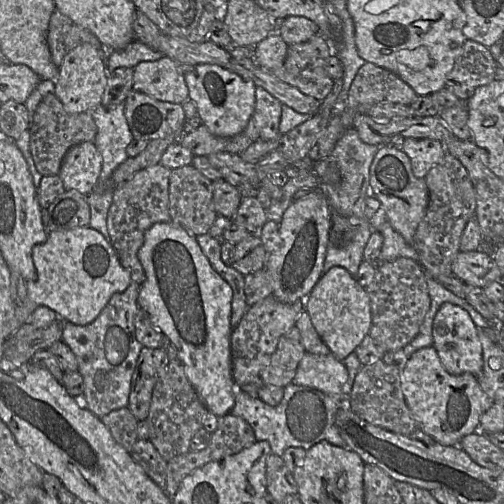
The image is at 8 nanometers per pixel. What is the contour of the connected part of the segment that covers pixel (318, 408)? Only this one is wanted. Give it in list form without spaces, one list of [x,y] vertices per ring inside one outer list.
[[[355,351],[342,360],[342,362],[348,370],[348,379],[343,385],[342,393],[340,395],[330,395],[320,390],[291,382],[283,388],[283,398],[281,402],[276,406],[271,406],[263,402],[257,396],[258,389],[263,384],[262,380],[259,380],[256,383],[250,383],[241,388],[237,388],[237,391],[235,392],[235,404],[229,414],[241,417],[247,421],[254,431],[256,440],[269,442],[271,452],[278,456],[282,456],[285,450],[289,447],[303,447],[307,450],[322,440],[326,440],[335,446],[348,449],[347,444],[342,439],[335,424],[335,414],[343,405],[347,405],[354,379],[361,369],[362,364]]]

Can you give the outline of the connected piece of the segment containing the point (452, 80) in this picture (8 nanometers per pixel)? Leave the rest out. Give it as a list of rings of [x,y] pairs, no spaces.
[[[466,39],[445,87],[461,100],[467,101],[476,88],[491,83],[496,77],[496,61],[488,47]]]

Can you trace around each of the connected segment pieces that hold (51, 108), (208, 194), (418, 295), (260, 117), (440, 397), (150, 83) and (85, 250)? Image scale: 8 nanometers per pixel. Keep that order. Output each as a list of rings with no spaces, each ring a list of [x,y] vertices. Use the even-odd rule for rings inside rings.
[[[54,93],[47,94],[34,113],[30,131],[30,151],[36,169],[42,176],[58,175],[68,151],[77,144],[93,142],[97,135],[97,125],[90,113],[68,113]]]
[[[192,165],[171,170],[169,177],[169,212],[171,221],[192,235],[209,234],[218,214],[213,202],[213,182]]]
[[[410,258],[381,262],[366,291],[372,311],[369,335],[386,352],[403,349],[419,333],[431,305],[424,268],[419,261]]]
[[[256,87],[255,111],[244,130],[251,141],[280,140],[279,131],[282,103],[262,87]]]
[[[434,346],[424,347],[415,351],[408,358],[404,369],[401,371],[400,380],[401,389],[412,417],[424,433],[433,437],[439,443],[446,446],[458,446],[460,440],[465,435],[473,432],[483,434],[479,430],[479,418],[491,407],[493,399],[489,398],[481,390],[476,376],[471,373],[449,374],[444,369]]]
[[[164,56],[157,61],[141,62],[134,68],[133,90],[152,98],[173,104],[182,104],[189,98],[180,62]]]
[[[90,227],[48,232],[47,241],[33,247],[32,258],[37,279],[26,282],[26,298],[16,305],[15,318],[20,320],[20,325],[39,306],[48,307],[60,319],[75,325],[88,325],[99,316],[113,294],[124,292],[132,283],[112,244]]]

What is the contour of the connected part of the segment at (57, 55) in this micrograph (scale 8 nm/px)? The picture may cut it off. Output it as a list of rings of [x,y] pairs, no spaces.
[[[55,9],[50,17],[47,42],[52,61],[57,67],[61,66],[64,57],[71,50],[82,44],[93,46],[102,57],[106,56],[107,58],[110,54],[110,50],[95,35],[77,25],[58,9]]]

